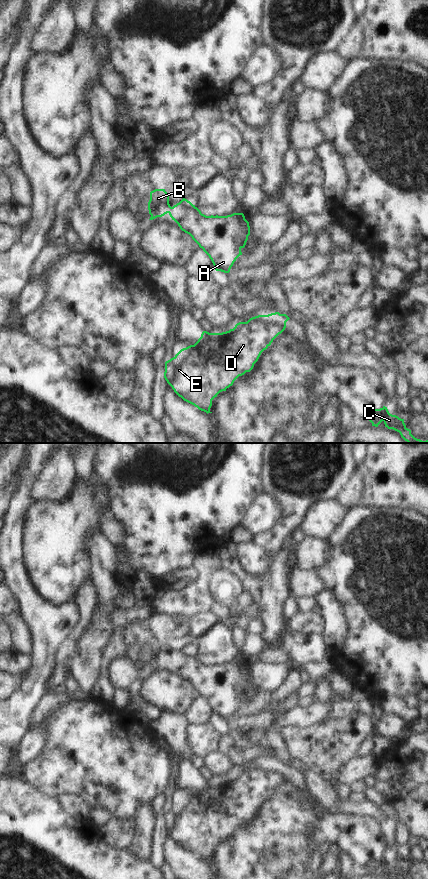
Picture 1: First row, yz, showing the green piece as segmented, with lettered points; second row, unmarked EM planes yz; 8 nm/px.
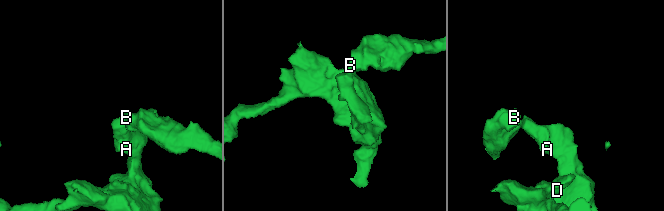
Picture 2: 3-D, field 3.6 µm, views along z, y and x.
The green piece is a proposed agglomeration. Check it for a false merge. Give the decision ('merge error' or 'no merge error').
no merge error

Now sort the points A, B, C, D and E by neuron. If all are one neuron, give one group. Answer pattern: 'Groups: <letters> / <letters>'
Groups: A B C D E.

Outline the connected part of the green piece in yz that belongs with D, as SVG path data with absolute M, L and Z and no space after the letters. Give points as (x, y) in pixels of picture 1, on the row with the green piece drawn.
M275 312L252 317L247 322L239 322L226 332L203 331L194 345L181 349L165 362L164 378L184 401L207 414L212 413L212 400L232 386L239 376L253 369L261 353L285 330L289 319L286 314Z

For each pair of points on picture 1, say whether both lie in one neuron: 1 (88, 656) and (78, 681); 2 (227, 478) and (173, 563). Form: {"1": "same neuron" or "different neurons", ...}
{"1": "different neurons", "2": "same neuron"}

